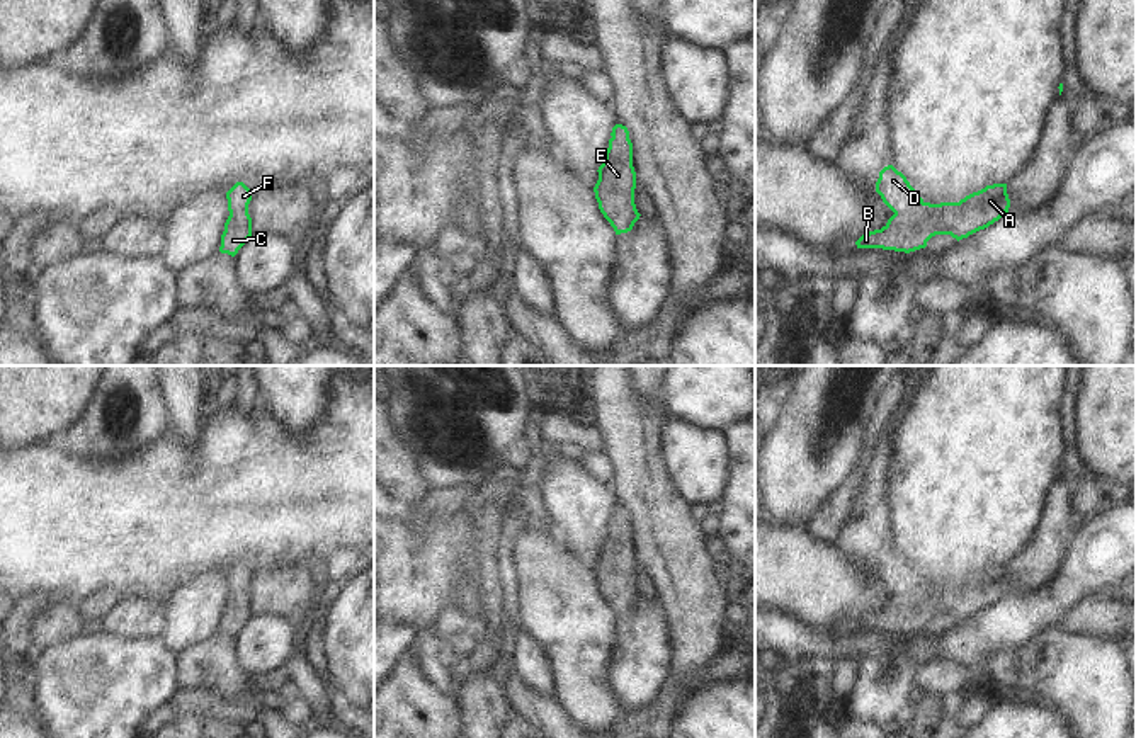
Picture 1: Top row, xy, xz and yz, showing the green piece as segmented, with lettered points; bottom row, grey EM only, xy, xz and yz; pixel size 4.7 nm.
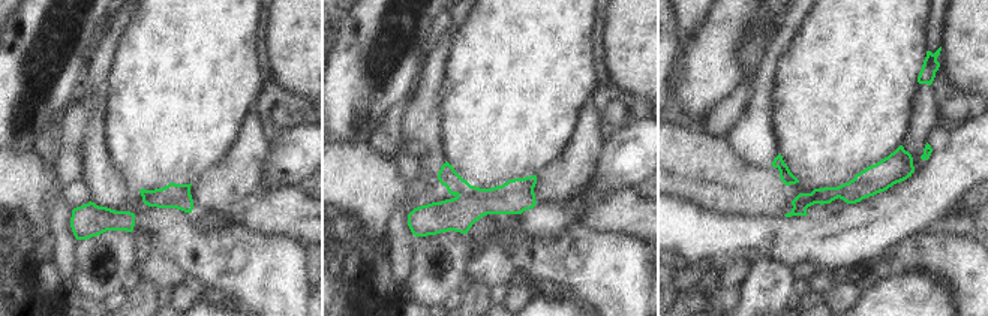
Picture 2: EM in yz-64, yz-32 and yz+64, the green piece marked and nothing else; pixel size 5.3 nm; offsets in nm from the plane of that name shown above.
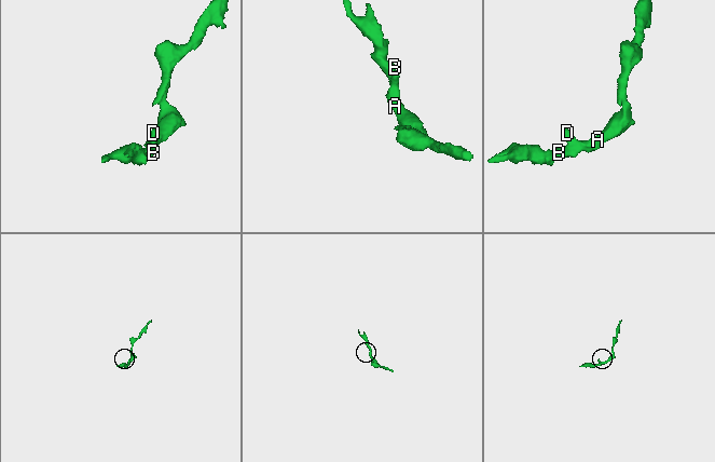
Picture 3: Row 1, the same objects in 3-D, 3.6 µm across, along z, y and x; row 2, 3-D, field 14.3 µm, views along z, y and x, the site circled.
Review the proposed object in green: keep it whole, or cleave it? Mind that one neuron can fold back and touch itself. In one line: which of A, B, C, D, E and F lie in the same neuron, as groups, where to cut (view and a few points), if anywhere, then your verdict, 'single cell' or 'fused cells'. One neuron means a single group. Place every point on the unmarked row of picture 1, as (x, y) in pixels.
A B C D E F; no cut; single cell

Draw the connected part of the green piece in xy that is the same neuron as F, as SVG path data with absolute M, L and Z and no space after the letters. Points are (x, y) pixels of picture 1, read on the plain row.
M236 563L226 573L226 580L230 597L224 604L219 633L235 638L252 617L252 599L248 595L252 571L243 563Z

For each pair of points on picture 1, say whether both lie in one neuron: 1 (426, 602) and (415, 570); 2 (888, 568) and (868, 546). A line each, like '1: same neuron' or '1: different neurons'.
1: same neuron
2: same neuron

